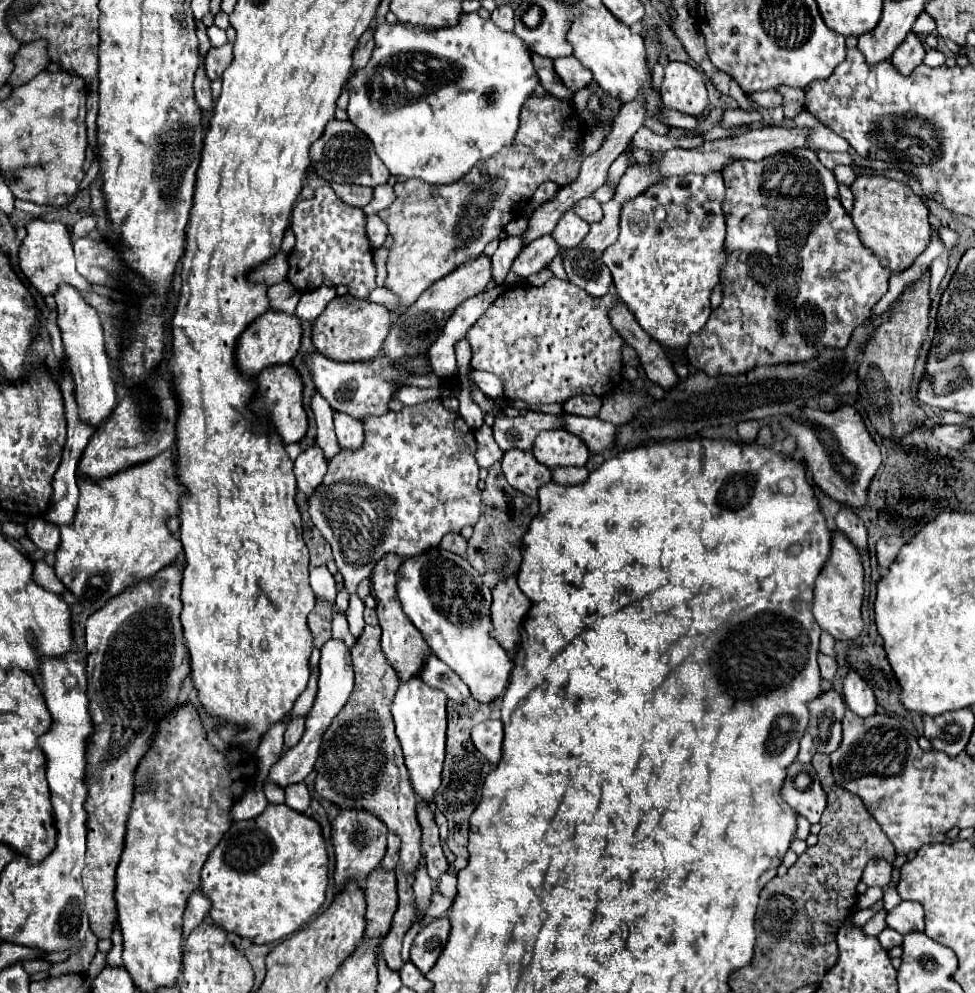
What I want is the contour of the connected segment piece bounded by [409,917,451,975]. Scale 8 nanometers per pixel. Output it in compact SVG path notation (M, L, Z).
M439 917L429 925L423 925L421 931L417 933L409 959L423 975L435 965L439 953L443 951L443 945L447 943L447 937L449 937L449 929L451 925L447 917Z

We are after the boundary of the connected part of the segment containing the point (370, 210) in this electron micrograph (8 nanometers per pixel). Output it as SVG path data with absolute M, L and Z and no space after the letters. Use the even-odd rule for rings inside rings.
M379 185L373 189L373 199L363 211L365 211L365 215L373 215L373 213L379 213L381 209L387 209L393 201L395 201L393 187L391 185Z

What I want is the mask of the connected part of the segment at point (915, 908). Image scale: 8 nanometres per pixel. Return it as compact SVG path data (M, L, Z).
M901 901L893 911L887 913L887 925L895 929L901 935L907 935L911 931L923 931L923 907L913 901Z

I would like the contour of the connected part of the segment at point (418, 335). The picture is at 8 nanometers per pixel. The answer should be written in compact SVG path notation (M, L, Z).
M481 255L475 261L463 263L459 269L455 269L451 275L435 281L431 285L431 289L427 289L427 293L423 293L423 297L419 297L419 301L415 301L415 305L411 305L407 309L407 313L401 313L393 325L391 331L383 343L383 353L397 361L403 357L415 357L419 353L423 353L427 347L431 347L431 343L435 343L435 339L443 333L443 327L447 323L447 319L451 317L451 313L469 297L475 297L477 293L481 293L487 283L491 279L491 259Z

